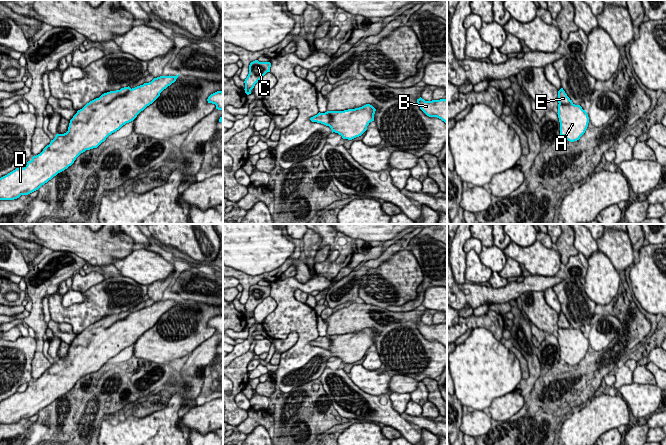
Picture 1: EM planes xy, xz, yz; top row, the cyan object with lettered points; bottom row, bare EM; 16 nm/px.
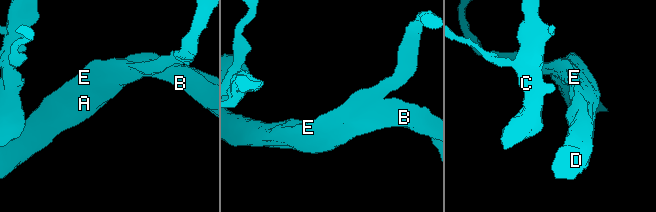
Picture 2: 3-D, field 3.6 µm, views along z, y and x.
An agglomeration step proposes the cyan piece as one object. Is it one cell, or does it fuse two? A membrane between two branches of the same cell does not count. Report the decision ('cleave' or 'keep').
keep

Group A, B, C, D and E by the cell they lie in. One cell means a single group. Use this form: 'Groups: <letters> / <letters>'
Groups: A B C D E

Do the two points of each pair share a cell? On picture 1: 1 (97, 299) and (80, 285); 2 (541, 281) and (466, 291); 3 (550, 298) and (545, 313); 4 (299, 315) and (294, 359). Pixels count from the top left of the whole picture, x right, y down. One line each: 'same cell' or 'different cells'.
1: different cells
2: same cell
3: different cells
4: same cell

